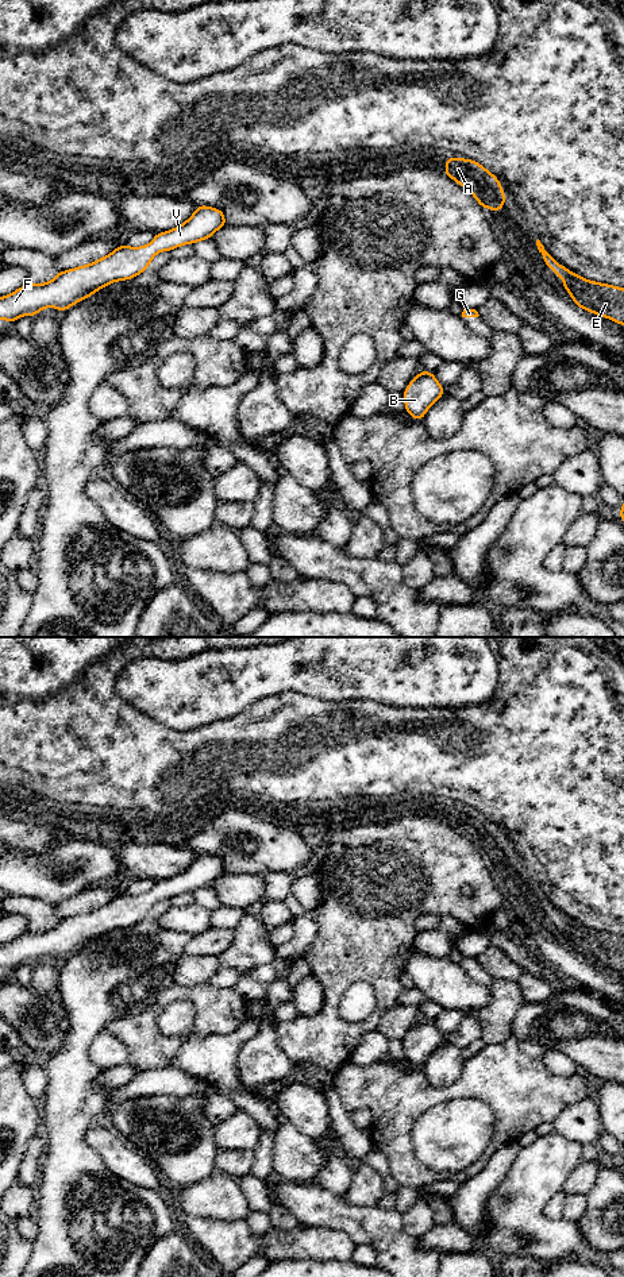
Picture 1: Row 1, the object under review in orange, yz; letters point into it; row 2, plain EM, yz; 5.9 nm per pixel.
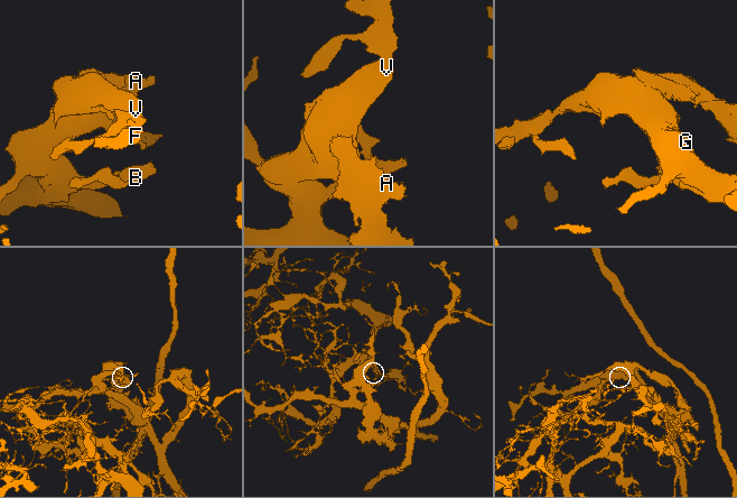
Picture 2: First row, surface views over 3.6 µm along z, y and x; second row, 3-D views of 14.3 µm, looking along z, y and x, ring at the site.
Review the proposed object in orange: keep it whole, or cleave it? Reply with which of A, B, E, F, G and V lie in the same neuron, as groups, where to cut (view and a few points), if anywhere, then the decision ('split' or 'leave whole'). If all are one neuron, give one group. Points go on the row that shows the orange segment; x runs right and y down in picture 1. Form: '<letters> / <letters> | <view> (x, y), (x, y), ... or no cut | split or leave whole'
A B E F G V | no cut | leave whole

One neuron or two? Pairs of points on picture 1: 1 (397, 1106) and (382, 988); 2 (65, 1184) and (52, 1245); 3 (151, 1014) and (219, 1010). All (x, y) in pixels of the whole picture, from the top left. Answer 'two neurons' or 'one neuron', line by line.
1: two neurons
2: one neuron
3: one neuron

